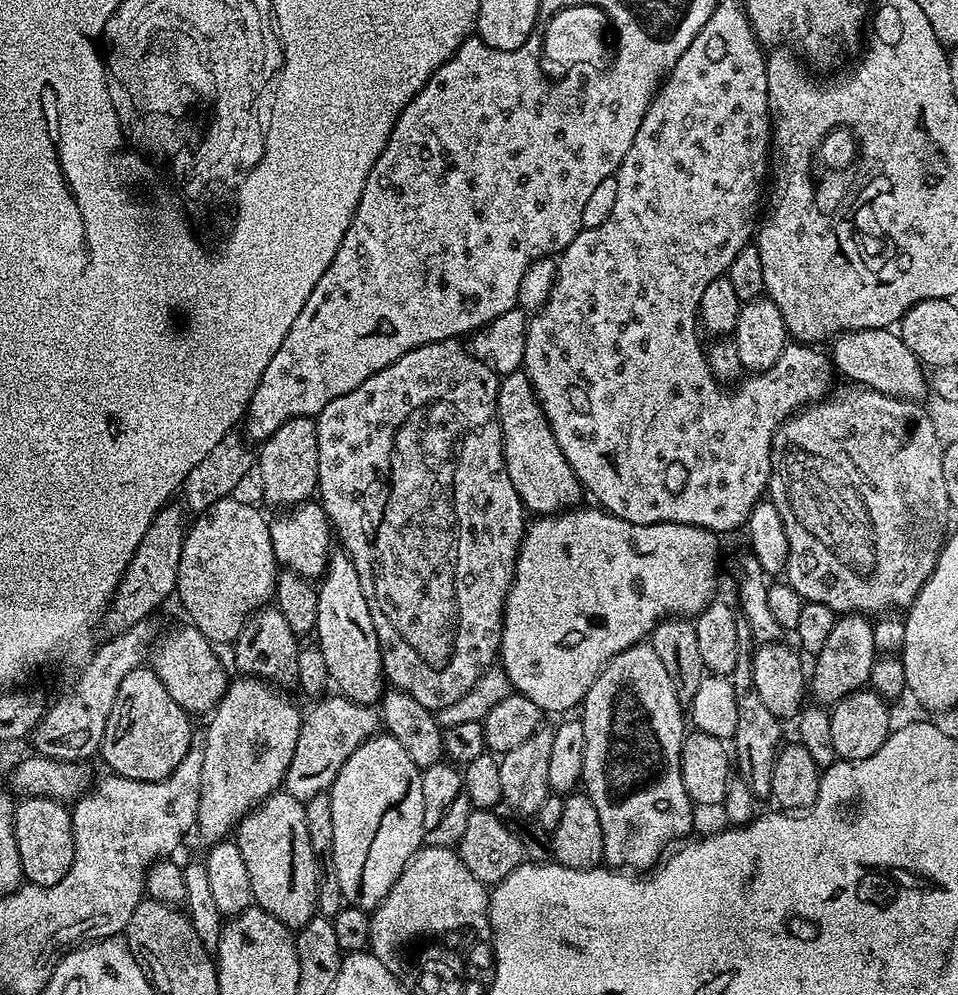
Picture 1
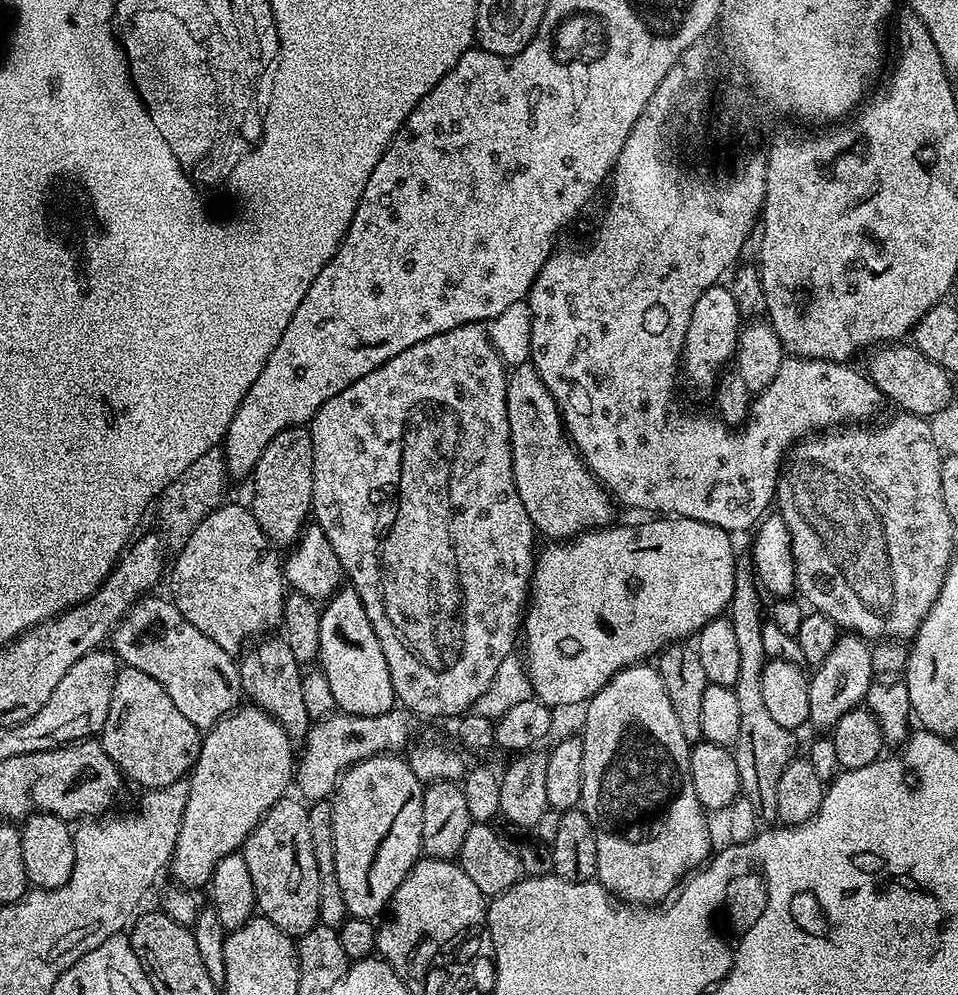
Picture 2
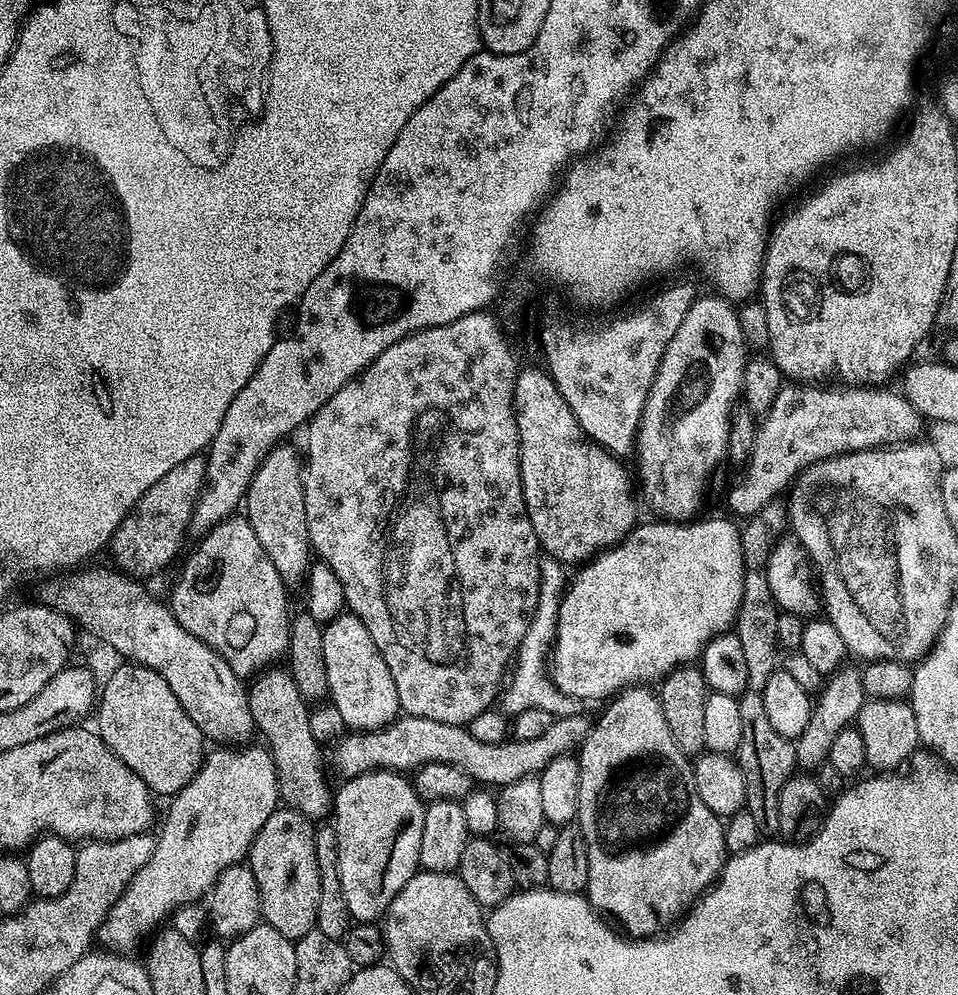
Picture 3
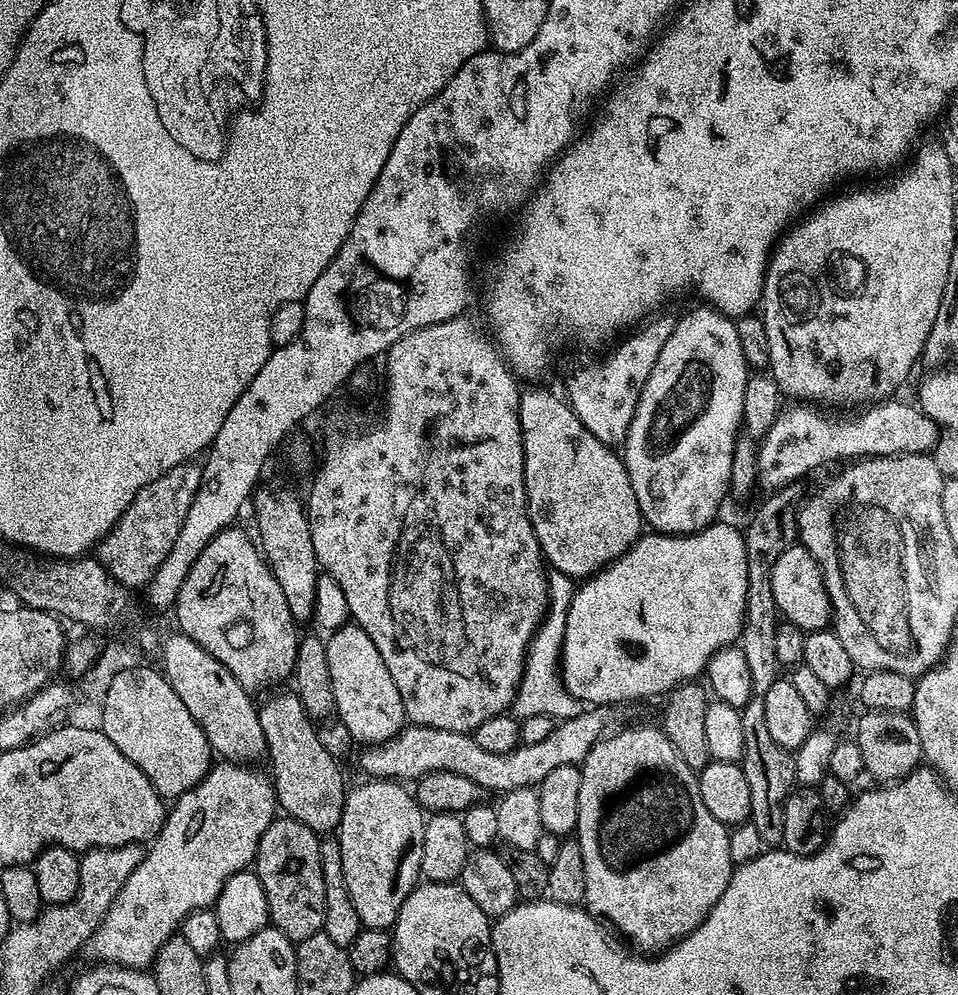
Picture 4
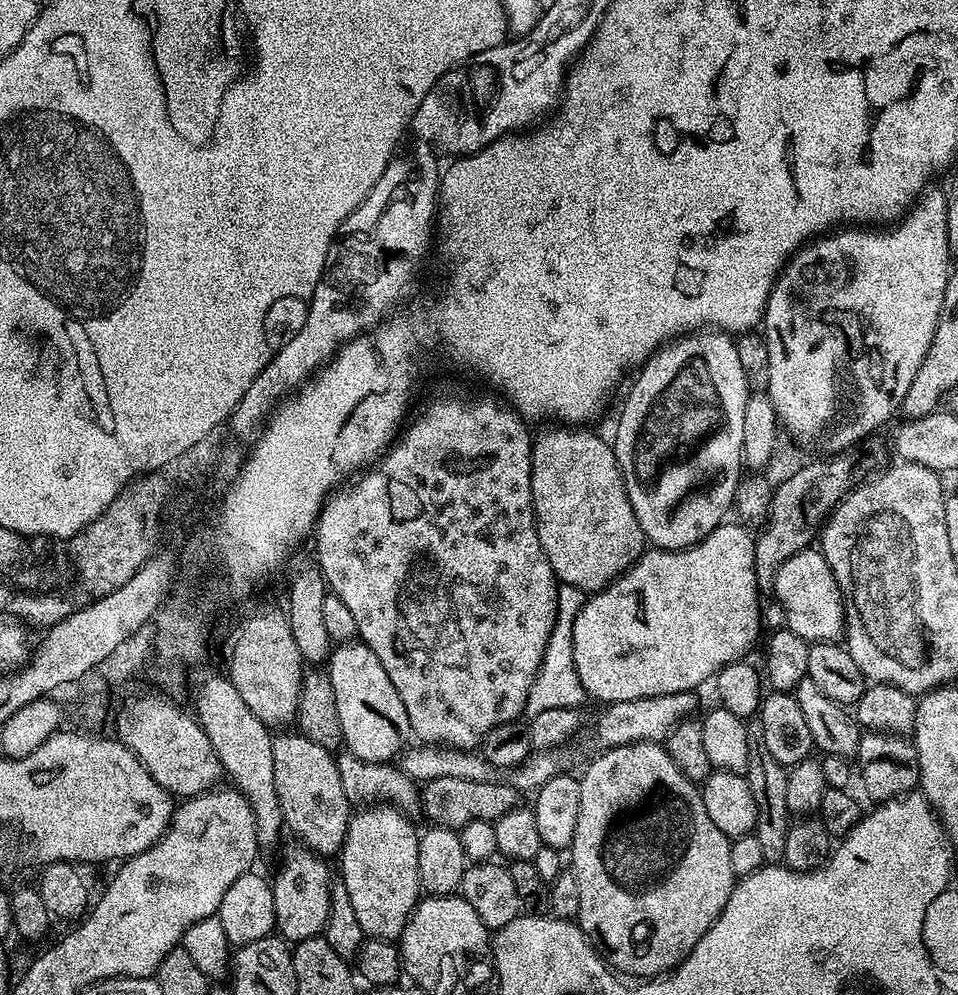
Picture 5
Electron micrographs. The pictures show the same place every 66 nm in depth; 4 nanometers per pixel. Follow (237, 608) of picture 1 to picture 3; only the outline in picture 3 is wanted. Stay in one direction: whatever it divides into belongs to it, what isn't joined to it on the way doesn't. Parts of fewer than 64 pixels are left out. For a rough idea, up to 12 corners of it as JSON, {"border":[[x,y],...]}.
{"border":[[247,515],[199,539],[172,613],[234,674],[287,653],[289,589]]}

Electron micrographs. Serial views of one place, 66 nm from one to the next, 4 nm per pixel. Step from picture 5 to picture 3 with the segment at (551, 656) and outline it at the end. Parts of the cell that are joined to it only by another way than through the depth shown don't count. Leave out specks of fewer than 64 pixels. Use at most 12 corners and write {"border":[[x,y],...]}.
{"border":[[541,555],[538,606],[498,697],[509,718],[578,716],[550,677],[565,565]]}

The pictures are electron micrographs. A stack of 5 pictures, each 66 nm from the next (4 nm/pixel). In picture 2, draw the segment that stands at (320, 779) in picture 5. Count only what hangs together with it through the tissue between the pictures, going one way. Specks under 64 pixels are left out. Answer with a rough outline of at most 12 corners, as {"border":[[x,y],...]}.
{"border":[[279,635],[239,657],[243,695],[292,741],[310,721],[302,665]]}

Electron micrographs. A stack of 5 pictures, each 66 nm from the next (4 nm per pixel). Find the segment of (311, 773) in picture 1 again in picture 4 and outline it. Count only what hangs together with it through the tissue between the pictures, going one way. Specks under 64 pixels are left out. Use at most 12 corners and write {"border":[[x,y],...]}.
{"border":[[589,707],[502,754],[412,724],[365,747],[365,777],[462,774],[495,794],[583,764],[617,709]]}

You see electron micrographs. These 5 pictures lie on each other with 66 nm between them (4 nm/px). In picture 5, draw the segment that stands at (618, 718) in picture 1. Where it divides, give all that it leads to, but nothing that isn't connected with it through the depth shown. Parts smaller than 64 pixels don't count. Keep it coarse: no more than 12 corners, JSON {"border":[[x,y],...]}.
{"border":[[663,743],[579,777],[574,920],[628,978],[694,950],[732,840]]}

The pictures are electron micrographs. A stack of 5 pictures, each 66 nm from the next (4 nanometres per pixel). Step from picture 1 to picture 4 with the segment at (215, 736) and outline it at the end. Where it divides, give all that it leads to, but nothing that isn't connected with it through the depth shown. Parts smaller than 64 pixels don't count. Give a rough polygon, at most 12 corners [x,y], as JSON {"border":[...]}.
{"border":[[216,762],[175,797],[84,945],[144,970],[256,859],[272,781]]}

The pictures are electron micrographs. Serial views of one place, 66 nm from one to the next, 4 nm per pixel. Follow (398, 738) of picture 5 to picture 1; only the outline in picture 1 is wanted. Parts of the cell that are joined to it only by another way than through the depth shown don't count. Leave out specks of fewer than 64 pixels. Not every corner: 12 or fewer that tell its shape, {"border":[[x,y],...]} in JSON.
{"border":[[343,550],[316,589],[315,643],[339,695],[375,705],[374,618]]}

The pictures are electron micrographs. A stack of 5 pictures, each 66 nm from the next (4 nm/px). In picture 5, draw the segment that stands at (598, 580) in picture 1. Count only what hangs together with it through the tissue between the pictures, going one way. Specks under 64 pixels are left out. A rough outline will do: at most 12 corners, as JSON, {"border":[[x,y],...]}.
{"border":[[743,523],[649,547],[572,624],[585,693],[699,689],[760,636]]}

